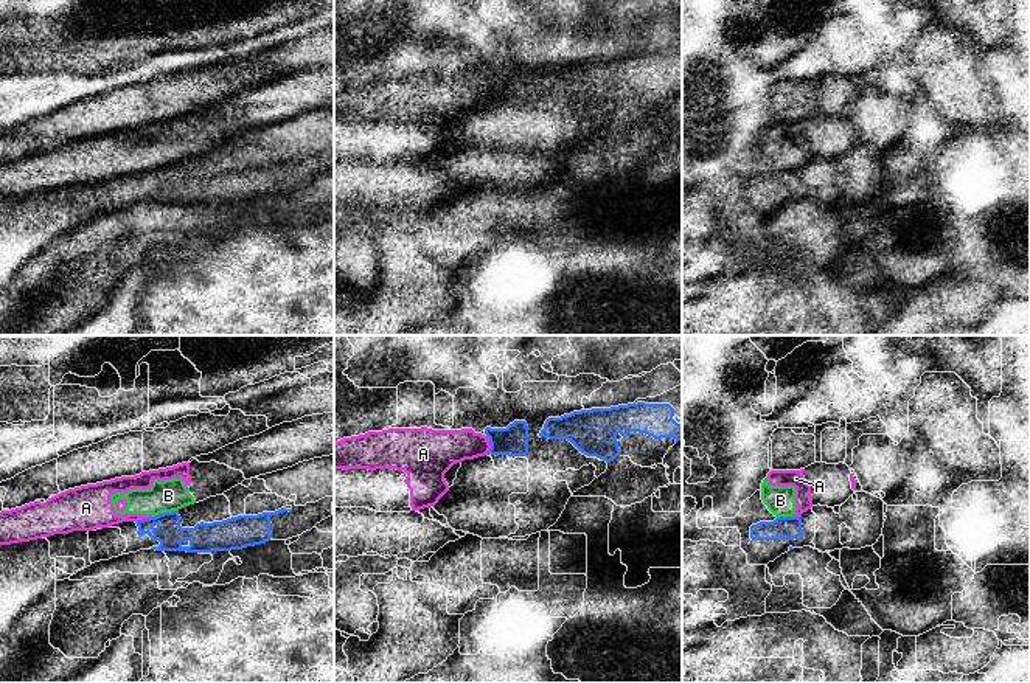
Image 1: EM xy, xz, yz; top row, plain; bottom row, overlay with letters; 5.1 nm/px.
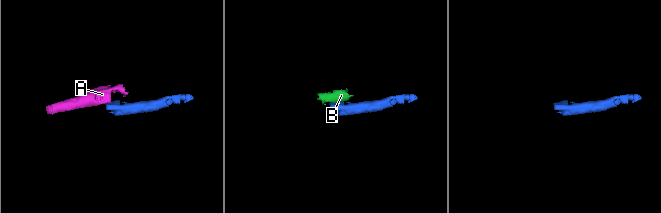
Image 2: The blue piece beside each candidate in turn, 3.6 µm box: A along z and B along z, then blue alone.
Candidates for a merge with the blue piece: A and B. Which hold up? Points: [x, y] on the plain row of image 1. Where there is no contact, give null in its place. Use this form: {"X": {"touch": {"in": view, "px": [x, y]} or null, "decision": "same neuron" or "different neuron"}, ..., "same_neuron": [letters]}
{"A": {"touch": {"in": "xy", "px": [143, 171]}, "decision": "different neuron"}, "B": {"touch": {"in": "xy", "px": [165, 165]}, "decision": "different neuron"}, "same_neuron": []}

